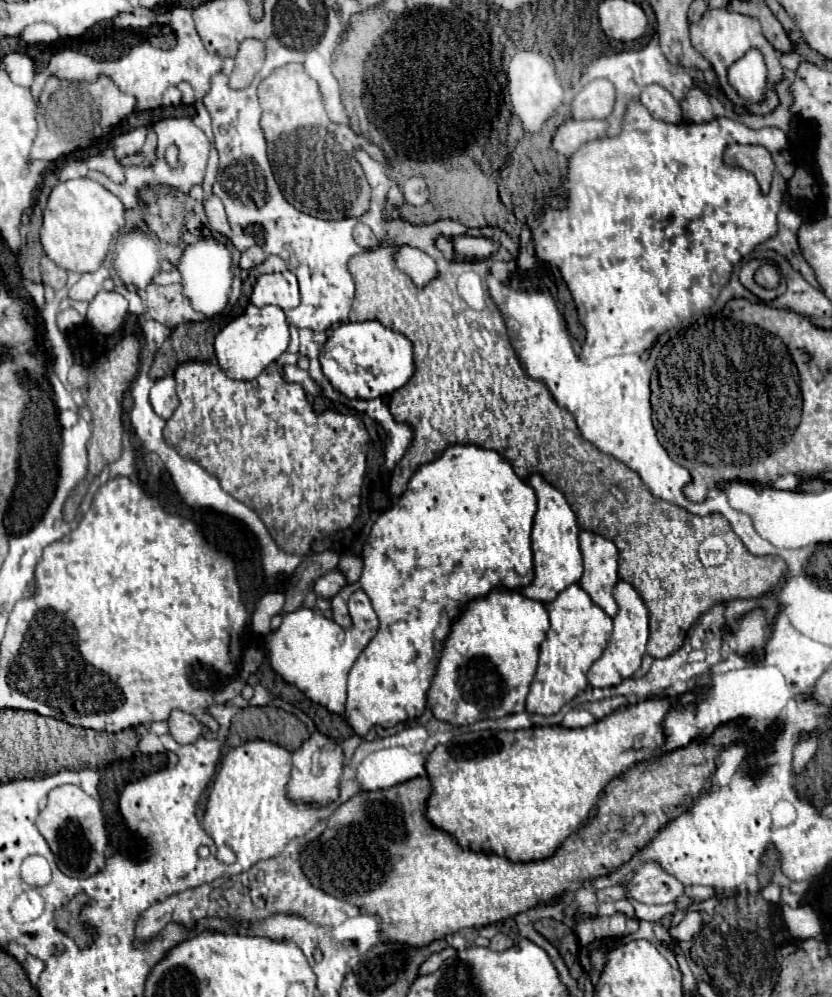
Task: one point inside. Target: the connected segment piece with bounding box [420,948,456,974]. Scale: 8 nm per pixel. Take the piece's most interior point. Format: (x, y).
(435, 961)

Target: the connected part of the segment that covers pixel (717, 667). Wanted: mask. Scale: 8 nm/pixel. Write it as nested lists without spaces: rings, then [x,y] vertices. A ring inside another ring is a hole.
[[[732,650],[732,652],[730,652],[730,656],[728,656],[724,662],[714,664],[714,666],[712,666],[712,670],[714,670],[714,672],[728,672],[728,670],[744,668],[744,666],[746,666],[746,660],[744,660],[744,658],[740,658],[740,656]]]

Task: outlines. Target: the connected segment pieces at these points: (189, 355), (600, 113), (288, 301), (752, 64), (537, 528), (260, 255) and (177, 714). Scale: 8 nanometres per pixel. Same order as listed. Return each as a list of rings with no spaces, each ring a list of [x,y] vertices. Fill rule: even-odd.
[[[214,320],[202,322],[184,322],[172,330],[174,352],[180,362],[188,360],[212,360],[214,356],[214,338],[220,332],[220,326]]]
[[[592,80],[574,100],[572,100],[572,118],[608,118],[612,114],[616,100],[616,90],[608,80]]]
[[[264,274],[256,280],[254,292],[252,292],[252,304],[254,306],[280,306],[282,310],[296,308],[300,304],[300,292],[298,282],[286,280],[284,274]]]
[[[751,49],[728,70],[730,86],[748,102],[760,102],[764,98],[766,76],[759,84],[759,79],[763,79],[763,62],[760,51]]]
[[[532,474],[528,482],[530,482],[530,486],[536,492],[538,510],[536,510],[534,526],[532,526],[534,582],[528,588],[522,588],[522,594],[526,598],[532,598],[532,600],[548,604],[562,590],[566,590],[572,584],[578,584],[578,580],[582,576],[582,554],[580,554],[580,548],[578,548],[580,526],[578,526],[576,516],[570,510],[564,494],[560,490],[556,490],[546,480],[542,480],[540,474]]]
[[[252,246],[240,256],[240,268],[254,268],[254,266],[262,264],[264,260],[266,260],[264,250],[260,246]]]
[[[174,710],[168,718],[168,724],[170,724],[172,738],[180,744],[196,742],[204,730],[204,726],[192,714],[182,712],[182,710]]]

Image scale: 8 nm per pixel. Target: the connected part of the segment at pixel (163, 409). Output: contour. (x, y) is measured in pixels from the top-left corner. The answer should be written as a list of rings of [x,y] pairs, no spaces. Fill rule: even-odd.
[[[172,376],[156,380],[156,384],[150,390],[150,402],[160,418],[168,420],[174,414],[178,406],[178,396],[176,396],[176,382]]]

